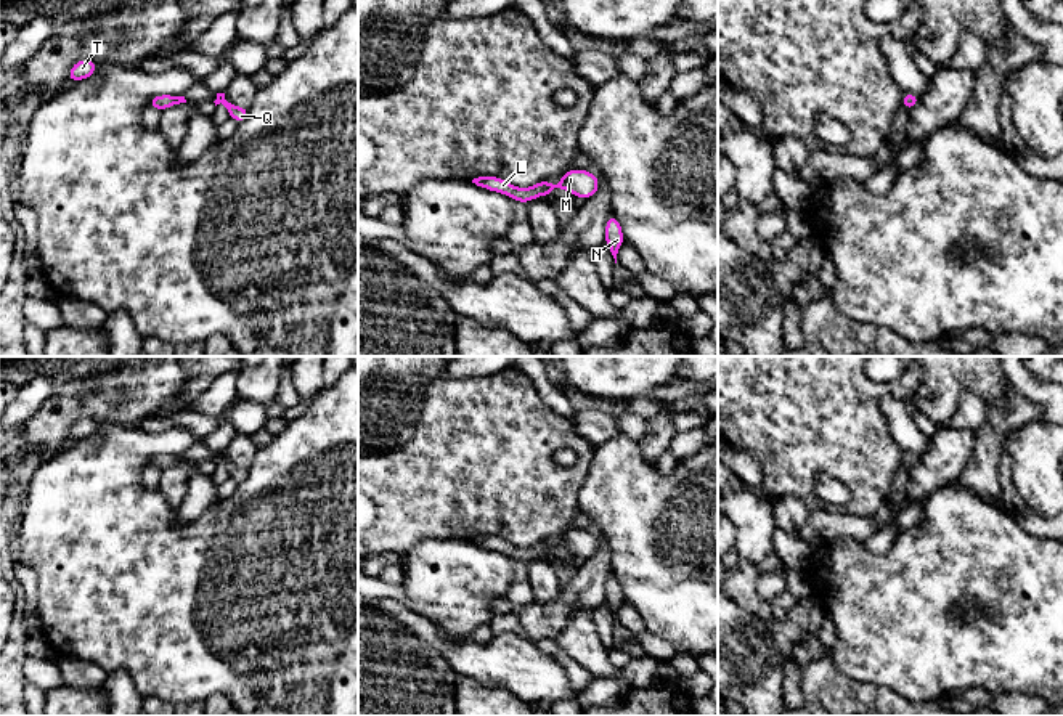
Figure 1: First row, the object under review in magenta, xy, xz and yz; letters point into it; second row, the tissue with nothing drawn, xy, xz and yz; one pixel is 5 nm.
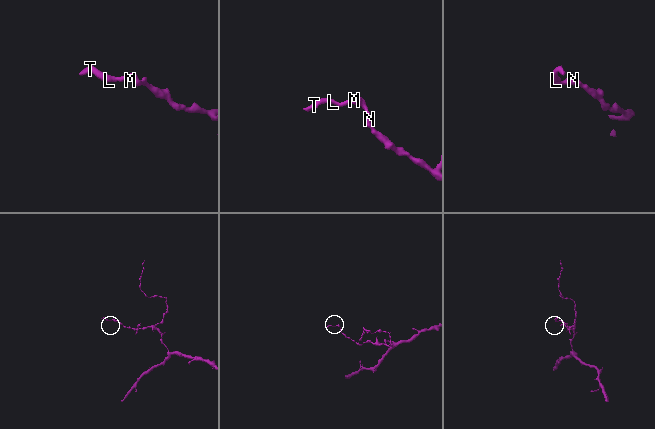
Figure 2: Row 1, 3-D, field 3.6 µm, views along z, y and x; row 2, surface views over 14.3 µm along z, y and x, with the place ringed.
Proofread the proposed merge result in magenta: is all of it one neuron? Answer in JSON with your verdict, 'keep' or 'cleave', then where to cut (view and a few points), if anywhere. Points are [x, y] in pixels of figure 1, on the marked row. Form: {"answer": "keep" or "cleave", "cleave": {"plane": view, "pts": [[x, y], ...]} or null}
{"answer": "keep", "cleave": null}

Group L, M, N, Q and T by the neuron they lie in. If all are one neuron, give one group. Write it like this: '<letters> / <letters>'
L M N Q T

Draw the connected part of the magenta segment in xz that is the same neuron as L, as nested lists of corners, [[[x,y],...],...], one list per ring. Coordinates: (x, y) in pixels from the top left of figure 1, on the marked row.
[[[573,169],[564,172],[562,181],[556,185],[543,180],[530,188],[517,188],[499,177],[479,177],[474,178],[472,183],[490,191],[503,193],[514,201],[528,204],[535,197],[549,196],[551,191],[557,188],[572,193],[575,197],[581,196],[584,199],[589,199],[597,193],[599,177],[593,175],[588,170]]]

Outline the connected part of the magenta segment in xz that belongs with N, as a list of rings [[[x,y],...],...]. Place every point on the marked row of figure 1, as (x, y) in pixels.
[[[610,214],[607,225],[605,225],[605,244],[609,246],[615,258],[615,263],[617,263],[618,249],[623,242],[625,242],[625,238],[623,238],[620,222],[617,220],[613,214]]]

